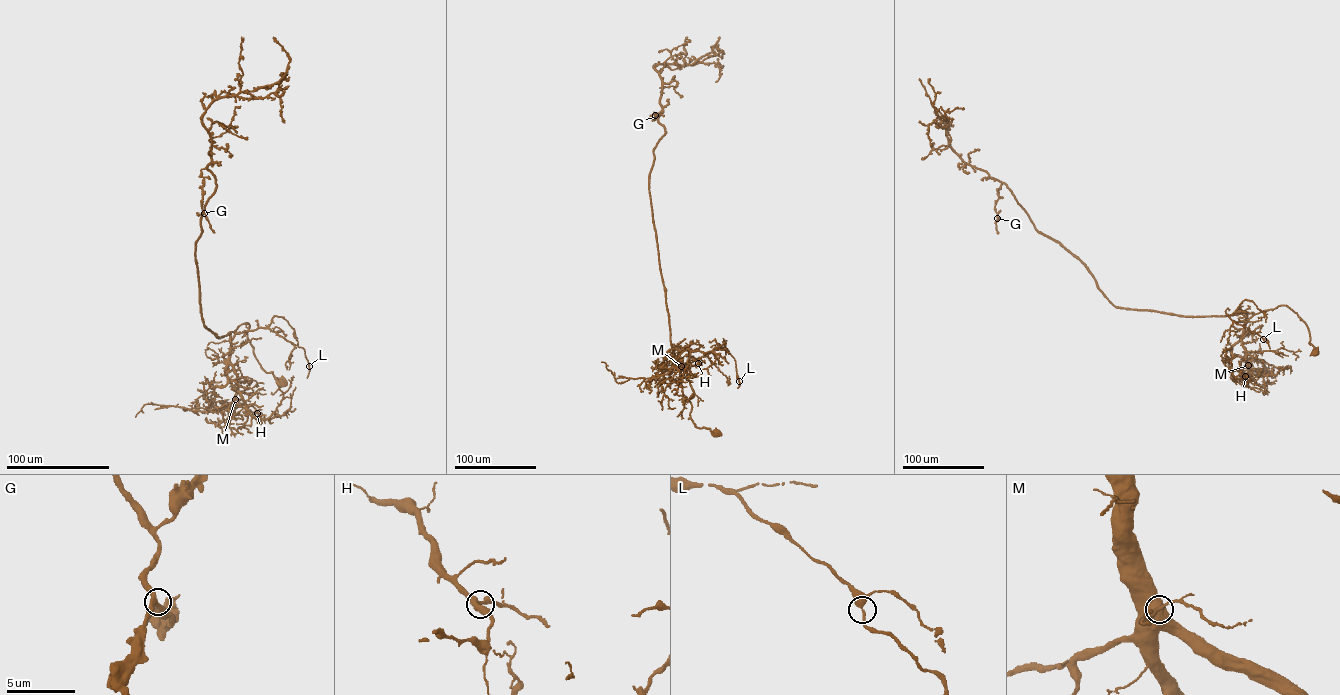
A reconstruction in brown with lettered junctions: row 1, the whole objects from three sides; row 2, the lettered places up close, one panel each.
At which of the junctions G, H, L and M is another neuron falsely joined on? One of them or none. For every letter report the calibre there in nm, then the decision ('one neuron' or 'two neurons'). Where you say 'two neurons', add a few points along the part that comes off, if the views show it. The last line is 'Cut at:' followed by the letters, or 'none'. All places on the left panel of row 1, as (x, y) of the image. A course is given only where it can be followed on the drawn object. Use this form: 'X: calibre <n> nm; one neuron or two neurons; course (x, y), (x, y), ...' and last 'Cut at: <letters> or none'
G: calibre 320 nm; one neuron
H: calibre 340 nm; one neuron
L: calibre 320 nm; one neuron
M: calibre 360 nm; one neuron
Cut at: none

